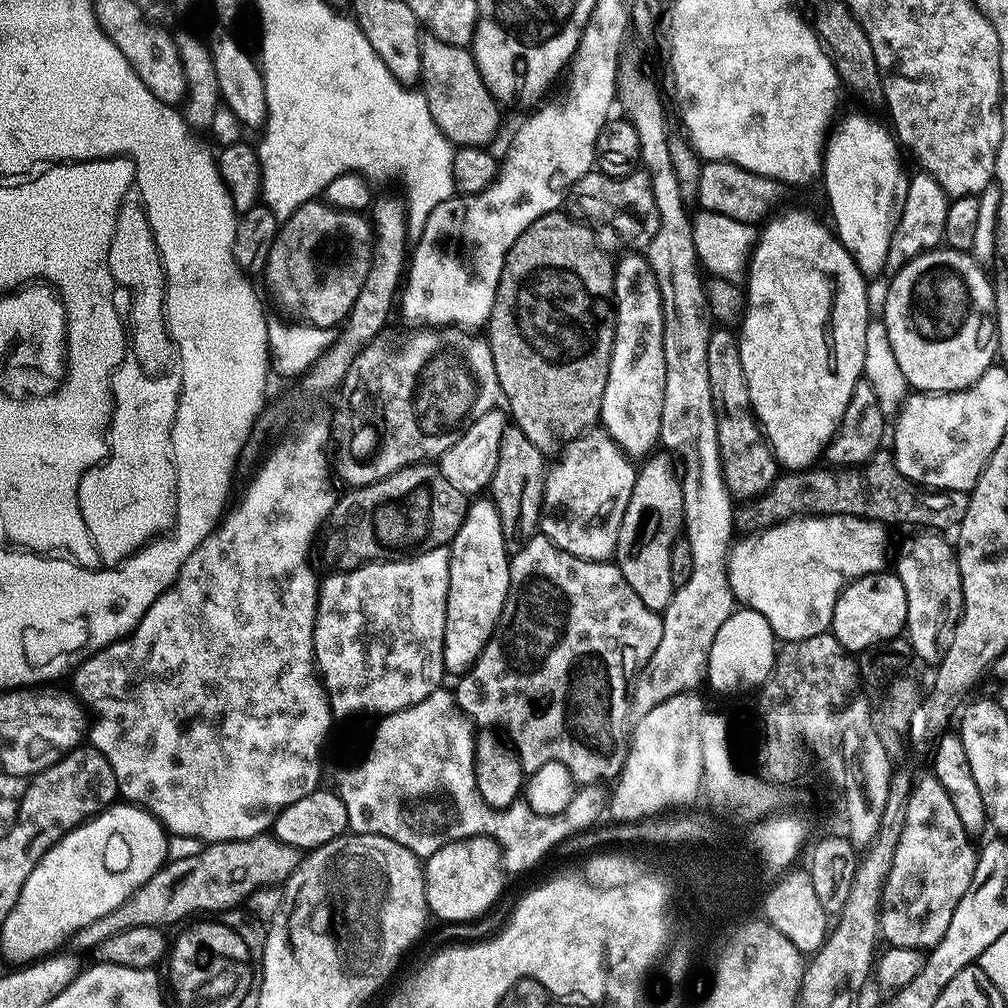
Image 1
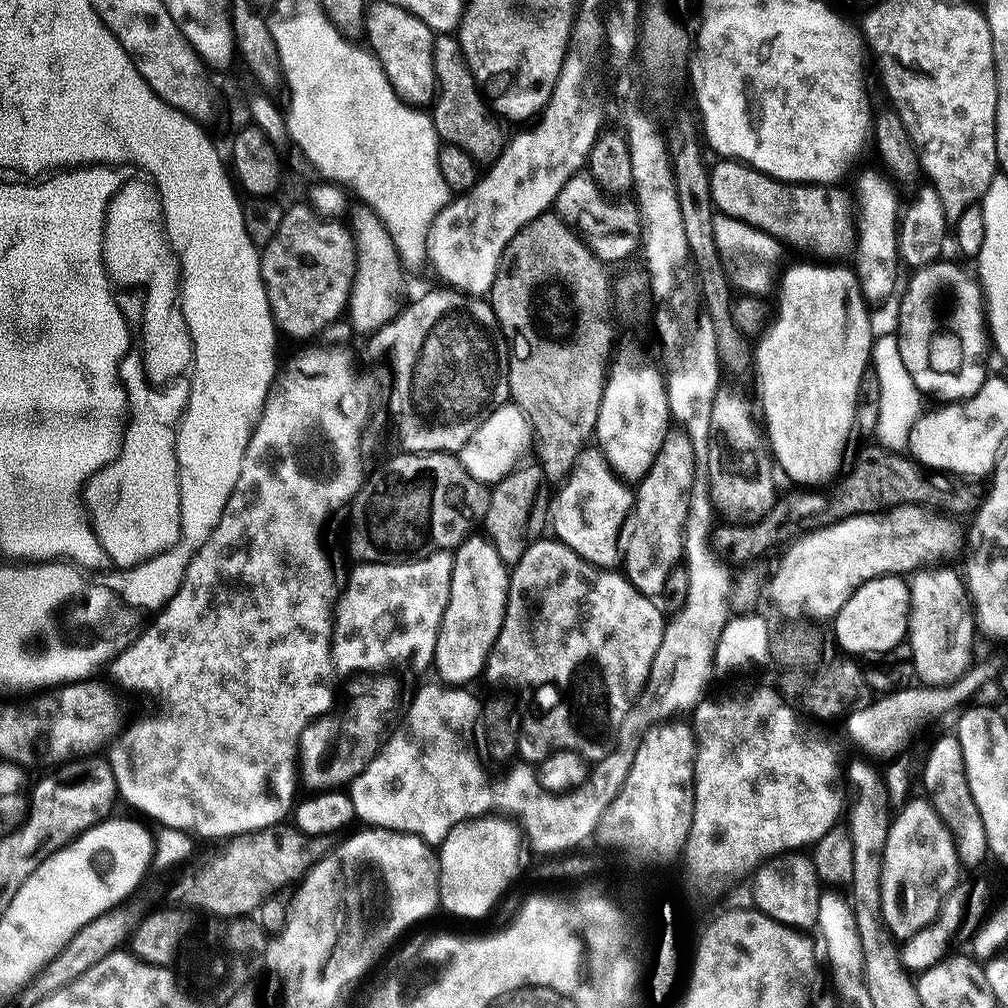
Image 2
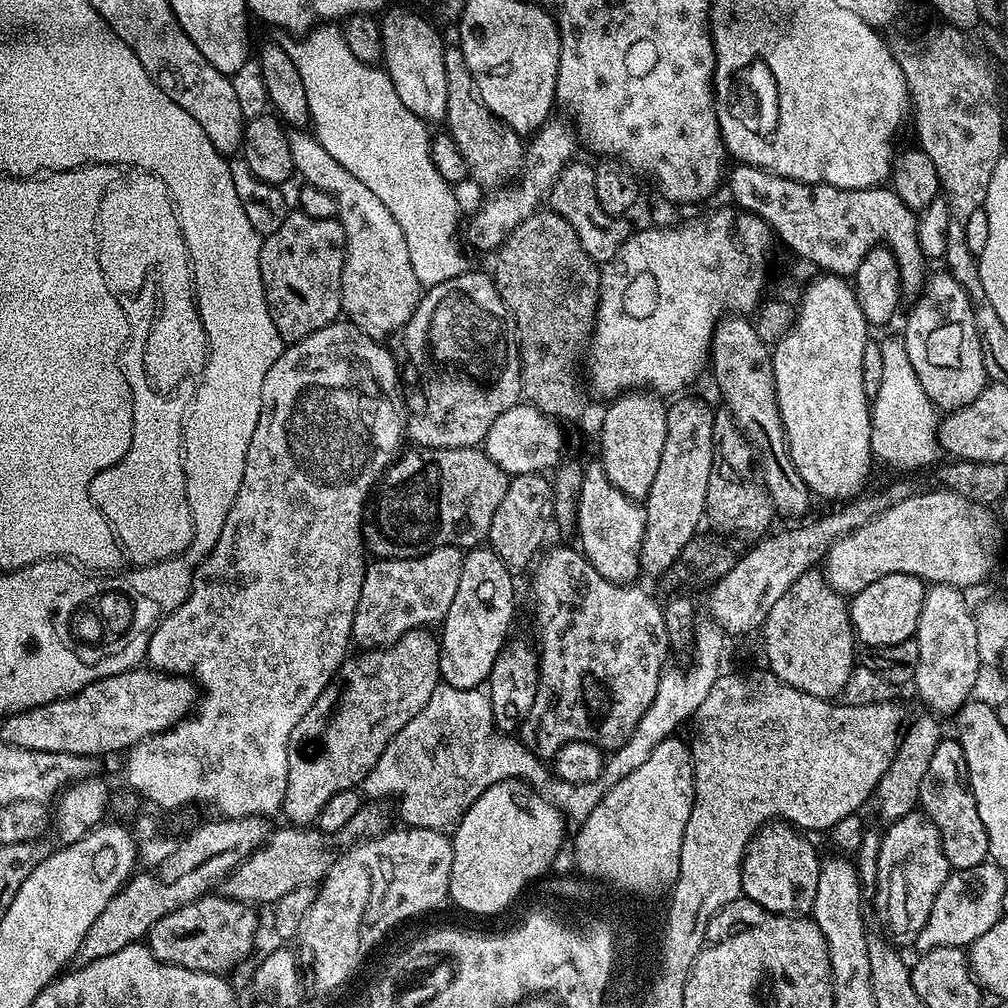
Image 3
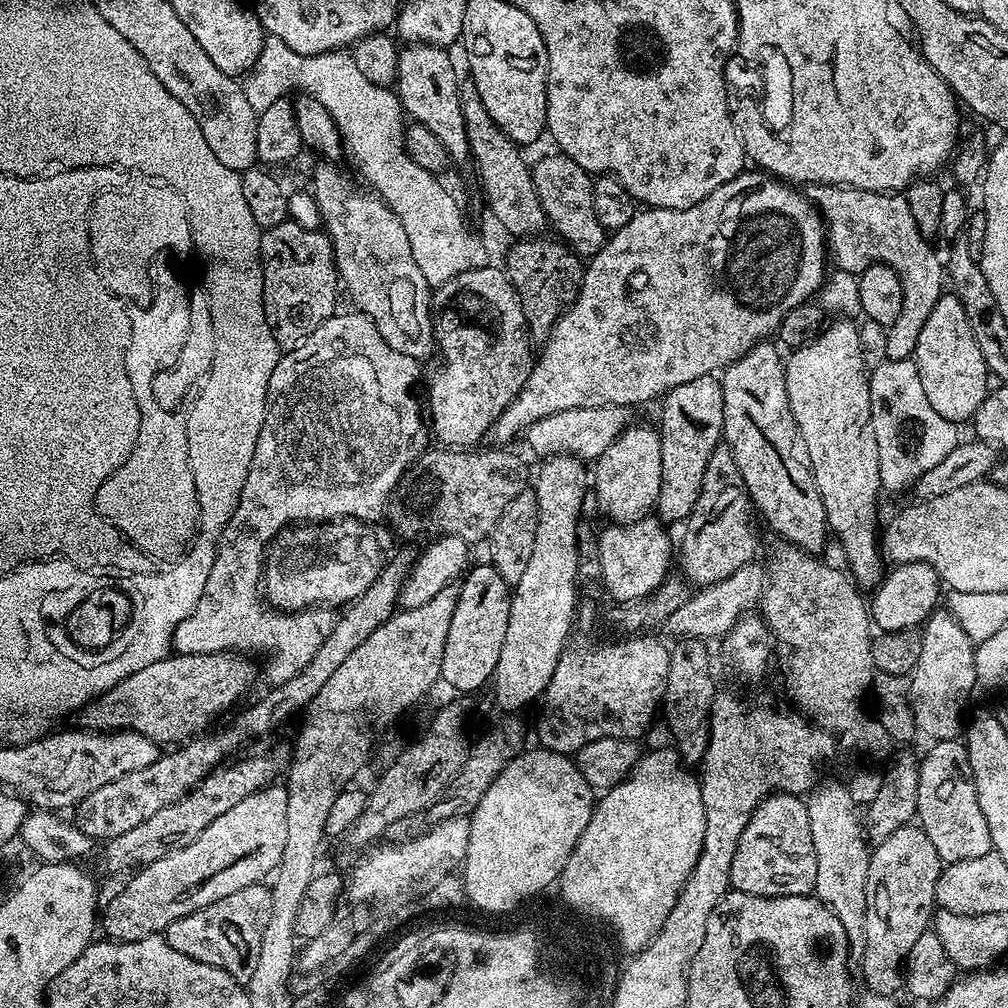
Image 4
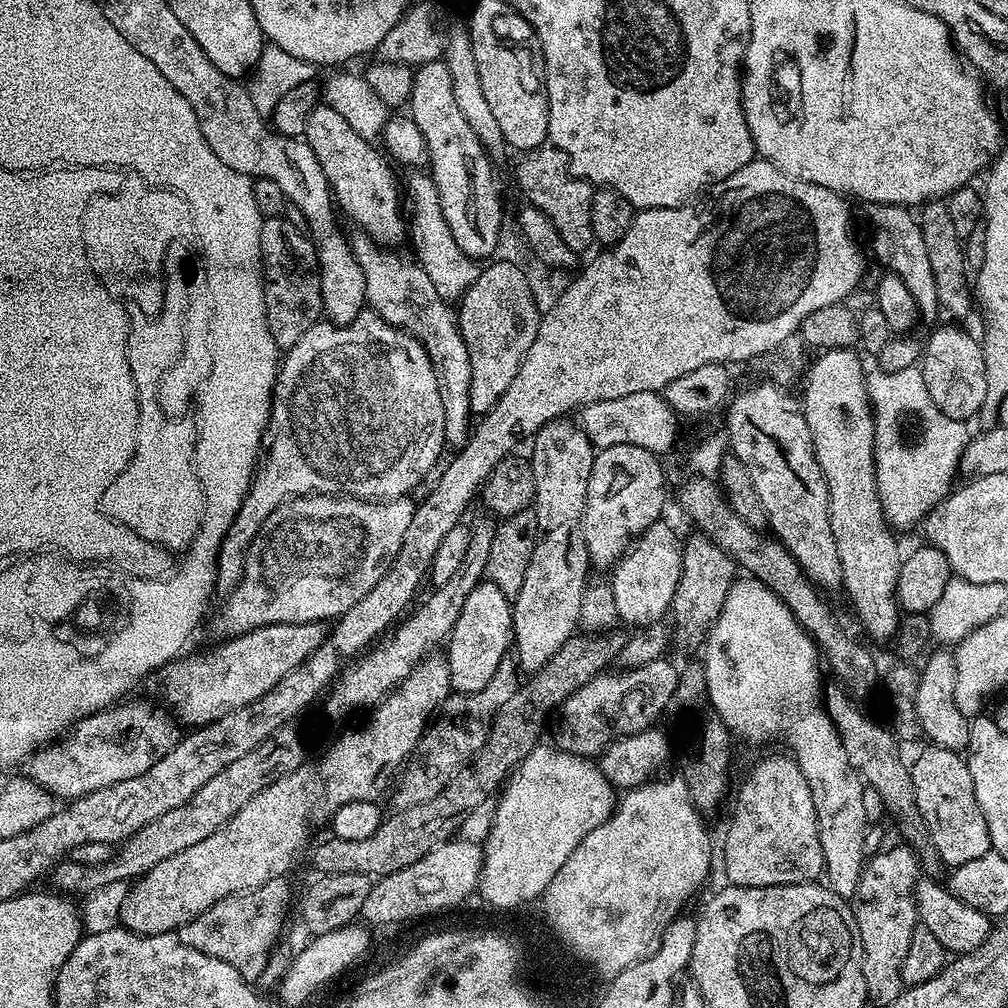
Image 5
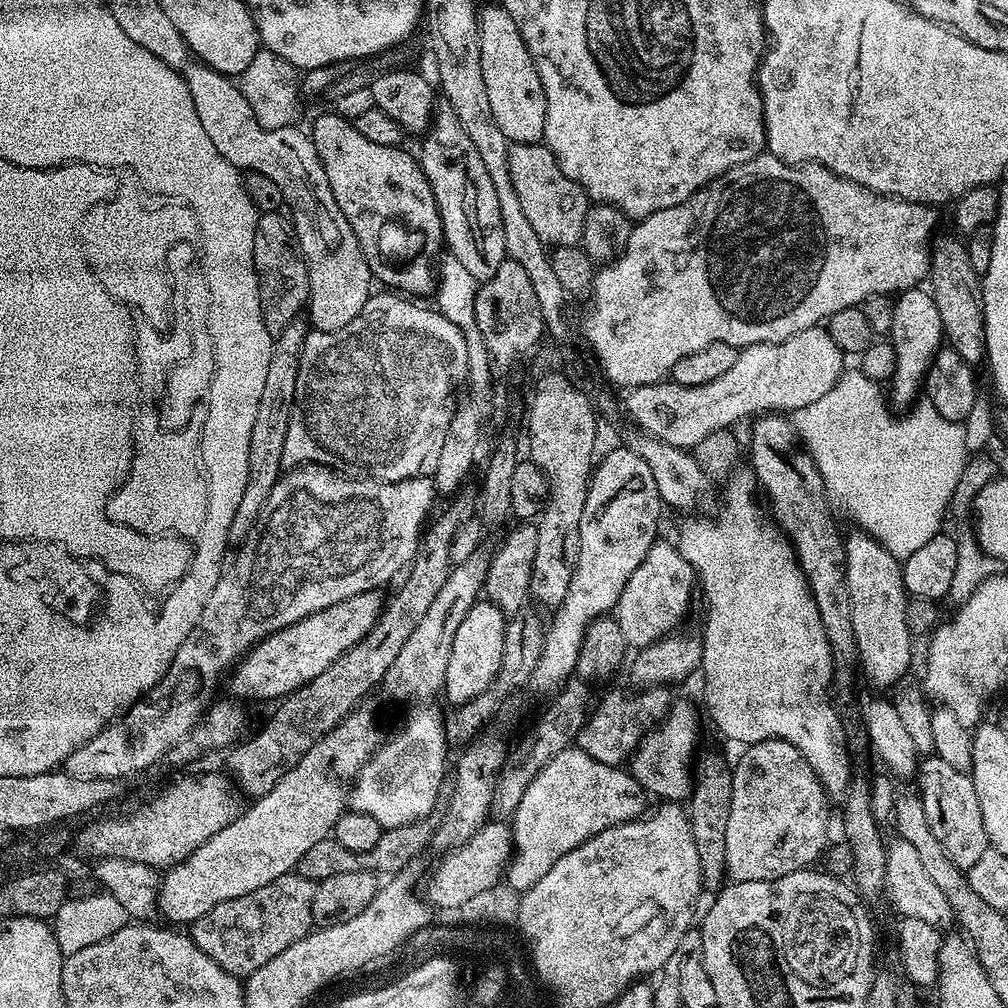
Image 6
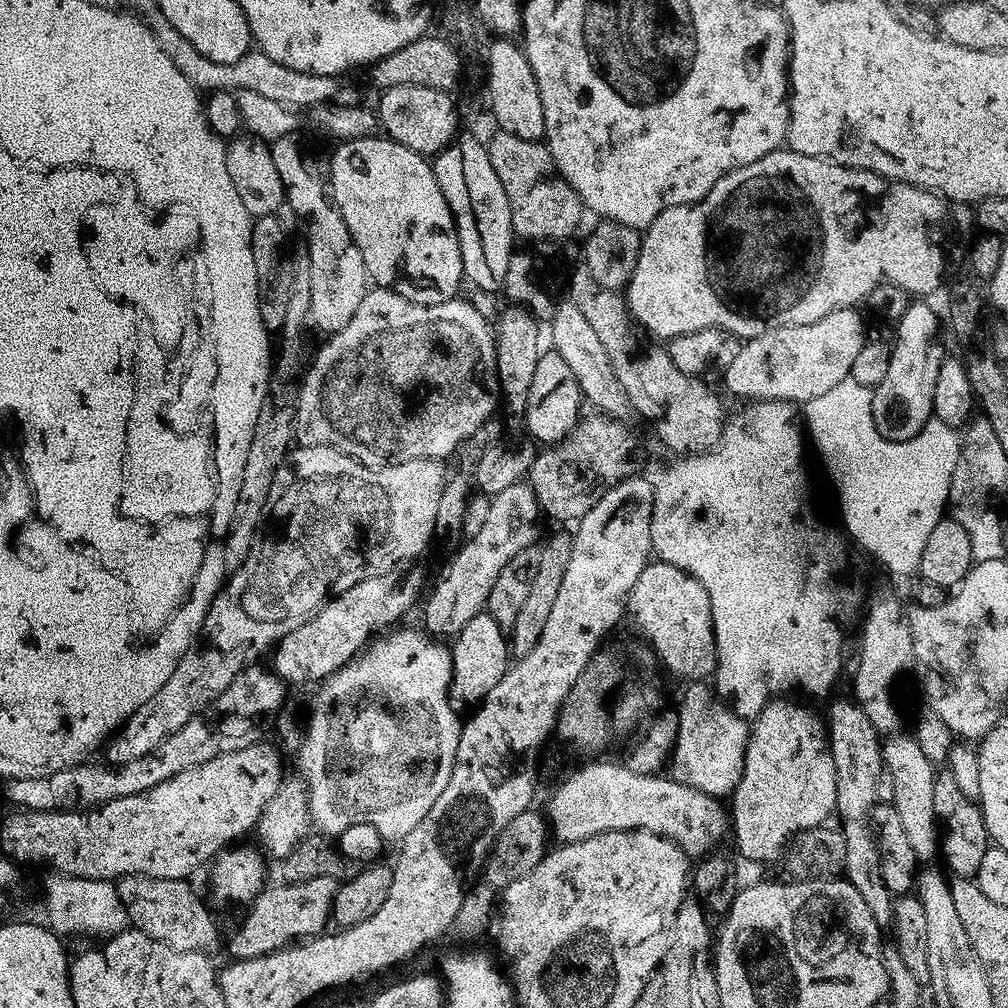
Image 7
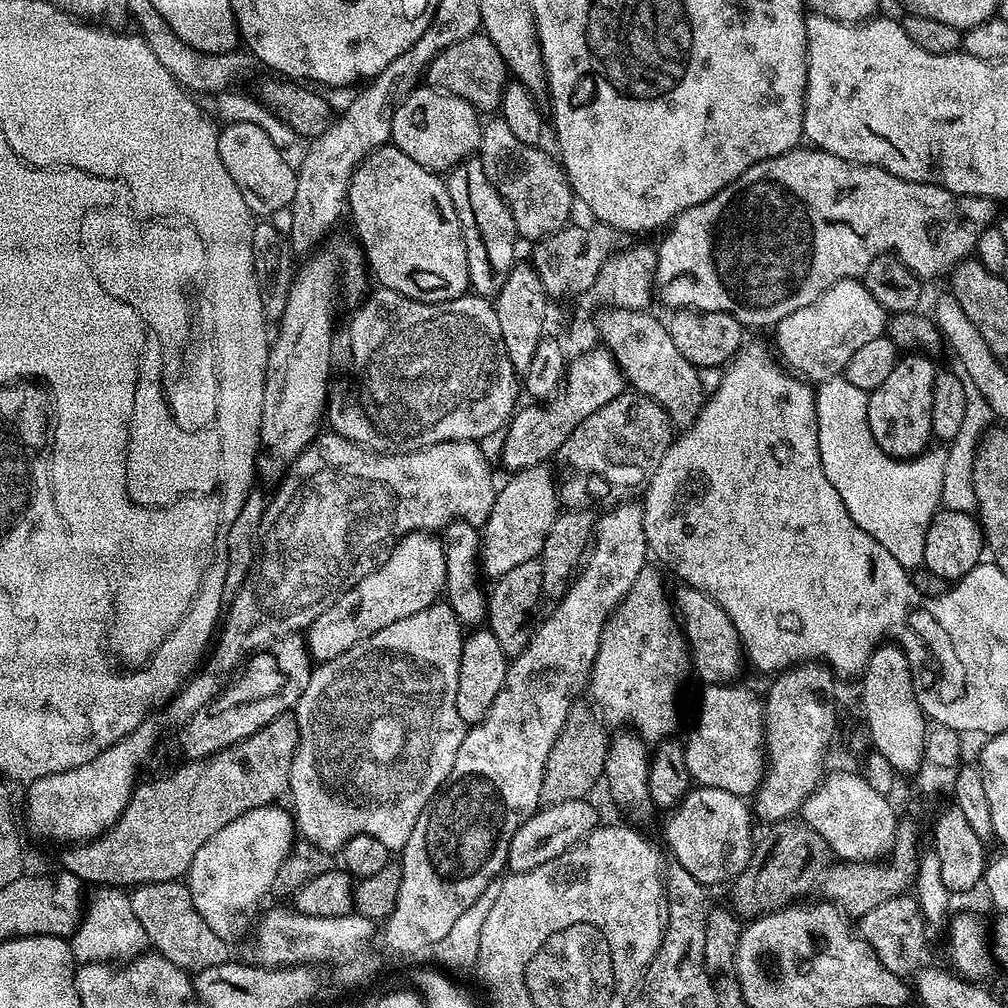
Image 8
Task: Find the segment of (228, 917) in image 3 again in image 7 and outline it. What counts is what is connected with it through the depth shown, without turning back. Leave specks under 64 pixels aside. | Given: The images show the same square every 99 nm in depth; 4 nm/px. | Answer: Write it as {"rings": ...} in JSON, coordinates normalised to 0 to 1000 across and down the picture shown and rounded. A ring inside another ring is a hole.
{"rings":[[[308,871],[308,875],[288,877],[277,875],[271,881],[259,880],[258,886],[245,898],[238,918],[230,925],[226,933],[227,949],[230,952],[247,952],[253,948],[262,948],[273,944],[299,931],[316,929],[327,917],[329,897],[335,875],[331,871]]]}

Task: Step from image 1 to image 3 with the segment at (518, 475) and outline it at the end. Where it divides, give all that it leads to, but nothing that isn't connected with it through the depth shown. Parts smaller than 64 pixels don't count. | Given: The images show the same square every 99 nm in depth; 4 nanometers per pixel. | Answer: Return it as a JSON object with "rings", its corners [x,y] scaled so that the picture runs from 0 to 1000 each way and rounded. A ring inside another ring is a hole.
{"rings":[[[535,468],[509,472],[505,475],[498,498],[494,498],[494,506],[490,506],[490,518],[486,518],[483,539],[505,567],[515,569],[533,555],[534,549],[541,543],[544,520],[546,524],[549,516],[547,475]]]}

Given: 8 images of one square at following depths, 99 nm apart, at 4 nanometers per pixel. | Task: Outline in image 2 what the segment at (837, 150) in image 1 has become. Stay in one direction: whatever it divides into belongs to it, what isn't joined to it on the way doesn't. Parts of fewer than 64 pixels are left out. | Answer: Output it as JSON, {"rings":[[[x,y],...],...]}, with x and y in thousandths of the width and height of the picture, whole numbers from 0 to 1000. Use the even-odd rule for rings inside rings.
{"rings":[[[876,170],[874,171],[857,171],[849,179],[847,225],[850,231],[847,243],[847,269],[849,279],[853,281],[853,291],[861,300],[877,298],[885,289],[888,291],[889,269],[894,269],[895,266],[889,235],[889,227],[893,225],[895,213],[895,198],[893,202],[892,196],[889,195],[890,184]]]}

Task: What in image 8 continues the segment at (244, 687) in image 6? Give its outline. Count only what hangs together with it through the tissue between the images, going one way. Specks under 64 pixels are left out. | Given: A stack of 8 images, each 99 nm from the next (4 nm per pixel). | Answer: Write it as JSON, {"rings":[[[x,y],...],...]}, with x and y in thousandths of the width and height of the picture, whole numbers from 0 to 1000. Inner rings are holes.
{"rings":[[[411,528],[408,532],[401,532],[389,543],[385,549],[385,556],[371,564],[366,571],[359,573],[347,586],[339,588],[337,594],[331,596],[328,603],[321,606],[313,619],[307,619],[304,624],[304,638],[307,651],[320,657],[330,651],[339,649],[344,643],[349,643],[354,635],[367,633],[369,627],[379,625],[394,611],[415,609],[417,603],[424,603],[426,598],[434,594],[435,589],[441,586],[440,571],[440,538],[436,531],[424,528]]]}

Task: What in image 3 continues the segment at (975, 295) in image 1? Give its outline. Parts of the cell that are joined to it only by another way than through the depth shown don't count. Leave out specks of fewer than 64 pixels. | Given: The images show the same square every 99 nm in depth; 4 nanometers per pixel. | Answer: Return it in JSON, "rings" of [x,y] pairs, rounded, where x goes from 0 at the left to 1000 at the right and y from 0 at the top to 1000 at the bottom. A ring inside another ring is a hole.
{"rings":[[[939,269],[922,273],[917,280],[917,288],[908,295],[901,318],[895,332],[899,350],[918,387],[930,406],[947,407],[956,405],[978,383],[974,343],[970,339],[970,327],[966,323],[964,297],[950,284],[950,280]]]}

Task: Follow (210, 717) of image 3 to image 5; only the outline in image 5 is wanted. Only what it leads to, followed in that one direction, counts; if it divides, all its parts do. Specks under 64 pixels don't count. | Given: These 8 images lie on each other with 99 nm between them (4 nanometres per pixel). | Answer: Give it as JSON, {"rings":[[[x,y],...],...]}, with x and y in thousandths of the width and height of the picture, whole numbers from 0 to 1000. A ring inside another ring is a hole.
{"rings":[[[362,308],[355,315],[351,315],[346,321],[331,321],[328,319],[314,319],[291,345],[285,346],[283,355],[277,362],[274,371],[274,383],[270,386],[270,408],[268,410],[268,433],[270,431],[270,449],[266,452],[266,460],[259,459],[253,465],[250,473],[250,480],[247,482],[243,496],[236,506],[231,520],[222,531],[222,537],[218,539],[218,549],[216,550],[215,571],[213,586],[225,589],[234,583],[234,578],[240,573],[242,568],[242,552],[246,548],[246,543],[250,540],[250,535],[256,530],[256,526],[268,514],[268,510],[278,500],[283,499],[296,492],[309,492],[311,490],[340,490],[351,492],[358,496],[372,496],[380,498],[383,496],[393,496],[397,492],[405,492],[408,484],[413,484],[417,480],[417,475],[428,466],[433,460],[433,455],[437,452],[437,447],[442,444],[440,437],[439,423],[437,419],[431,419],[425,413],[421,413],[421,405],[430,404],[431,384],[428,357],[412,334],[405,329],[398,327],[389,321],[385,321],[379,314],[369,308]]]}

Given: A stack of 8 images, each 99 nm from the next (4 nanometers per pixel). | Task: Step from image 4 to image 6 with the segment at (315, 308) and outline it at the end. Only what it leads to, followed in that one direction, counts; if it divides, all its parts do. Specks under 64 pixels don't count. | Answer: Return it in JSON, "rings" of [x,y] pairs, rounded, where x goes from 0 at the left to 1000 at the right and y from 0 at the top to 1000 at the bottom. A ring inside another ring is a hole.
{"rings":[[[259,210],[254,215],[254,227],[252,228],[252,268],[258,285],[258,303],[260,304],[260,315],[264,319],[264,327],[271,335],[280,331],[288,319],[303,309],[306,301],[306,265],[302,259],[302,253],[298,251],[298,244],[294,240],[292,227],[285,213],[278,210]]]}

